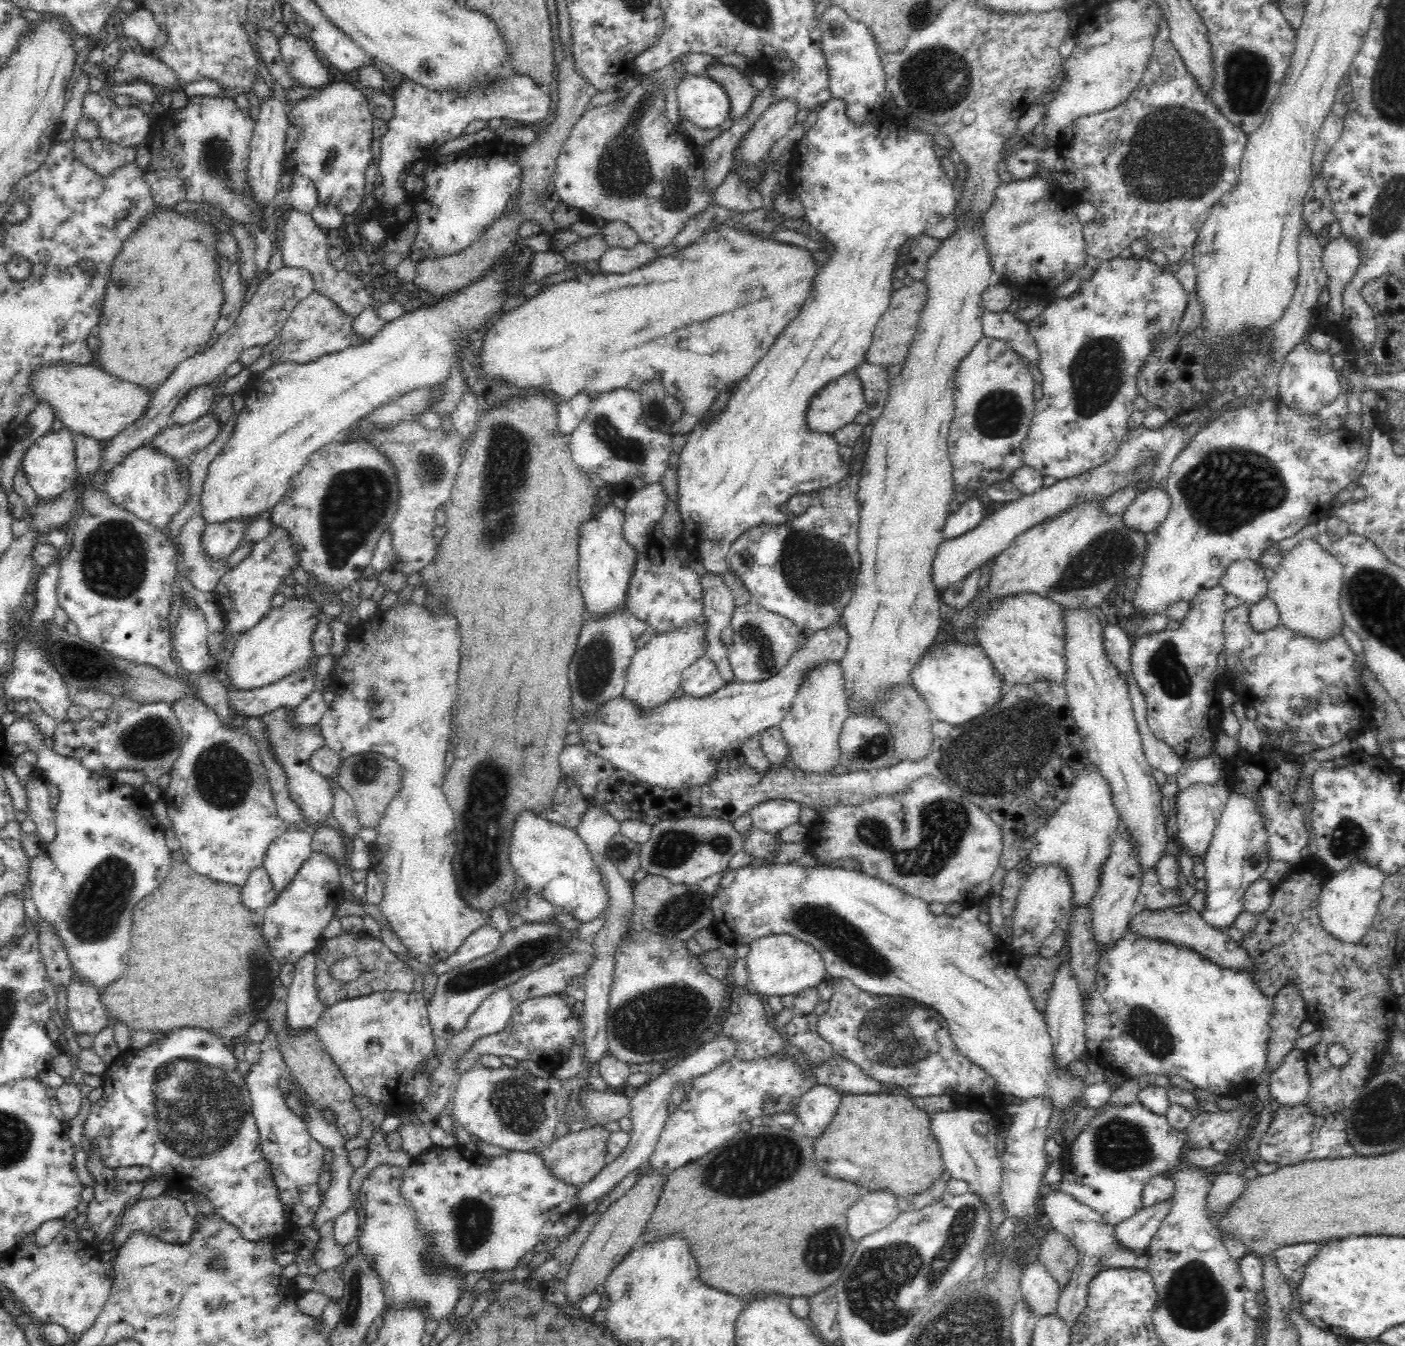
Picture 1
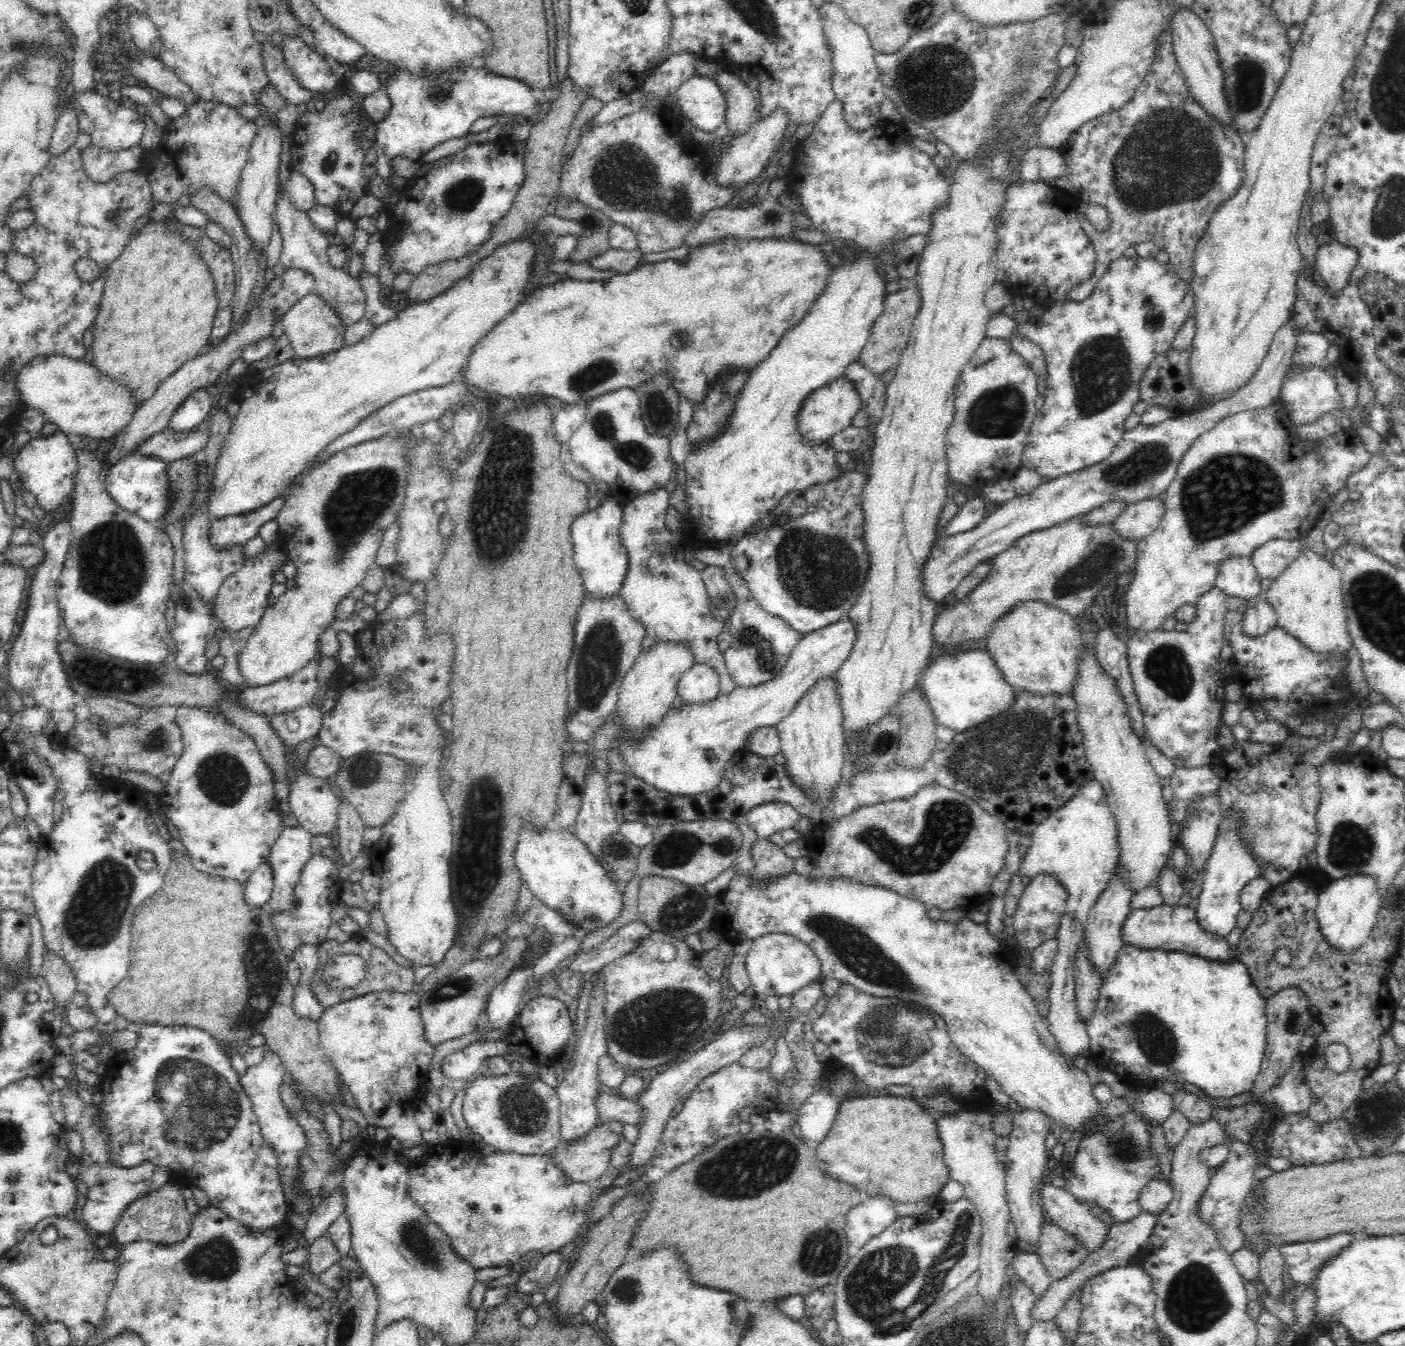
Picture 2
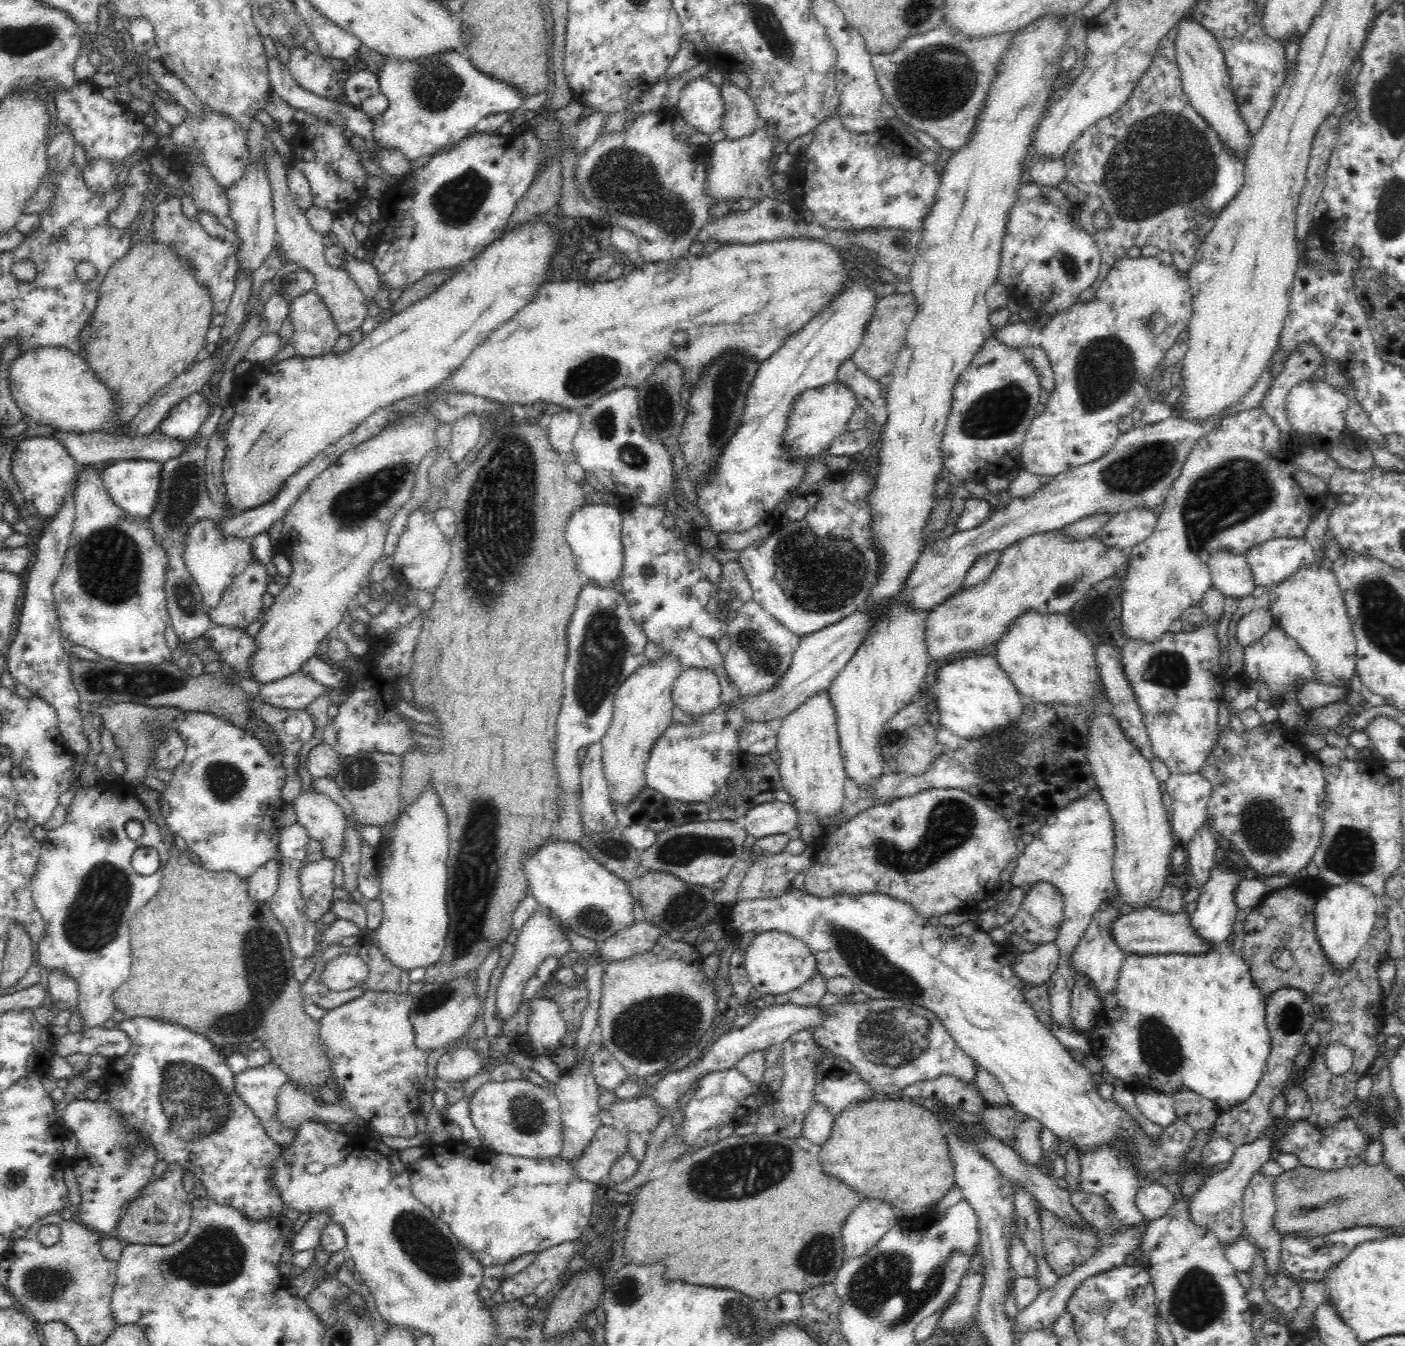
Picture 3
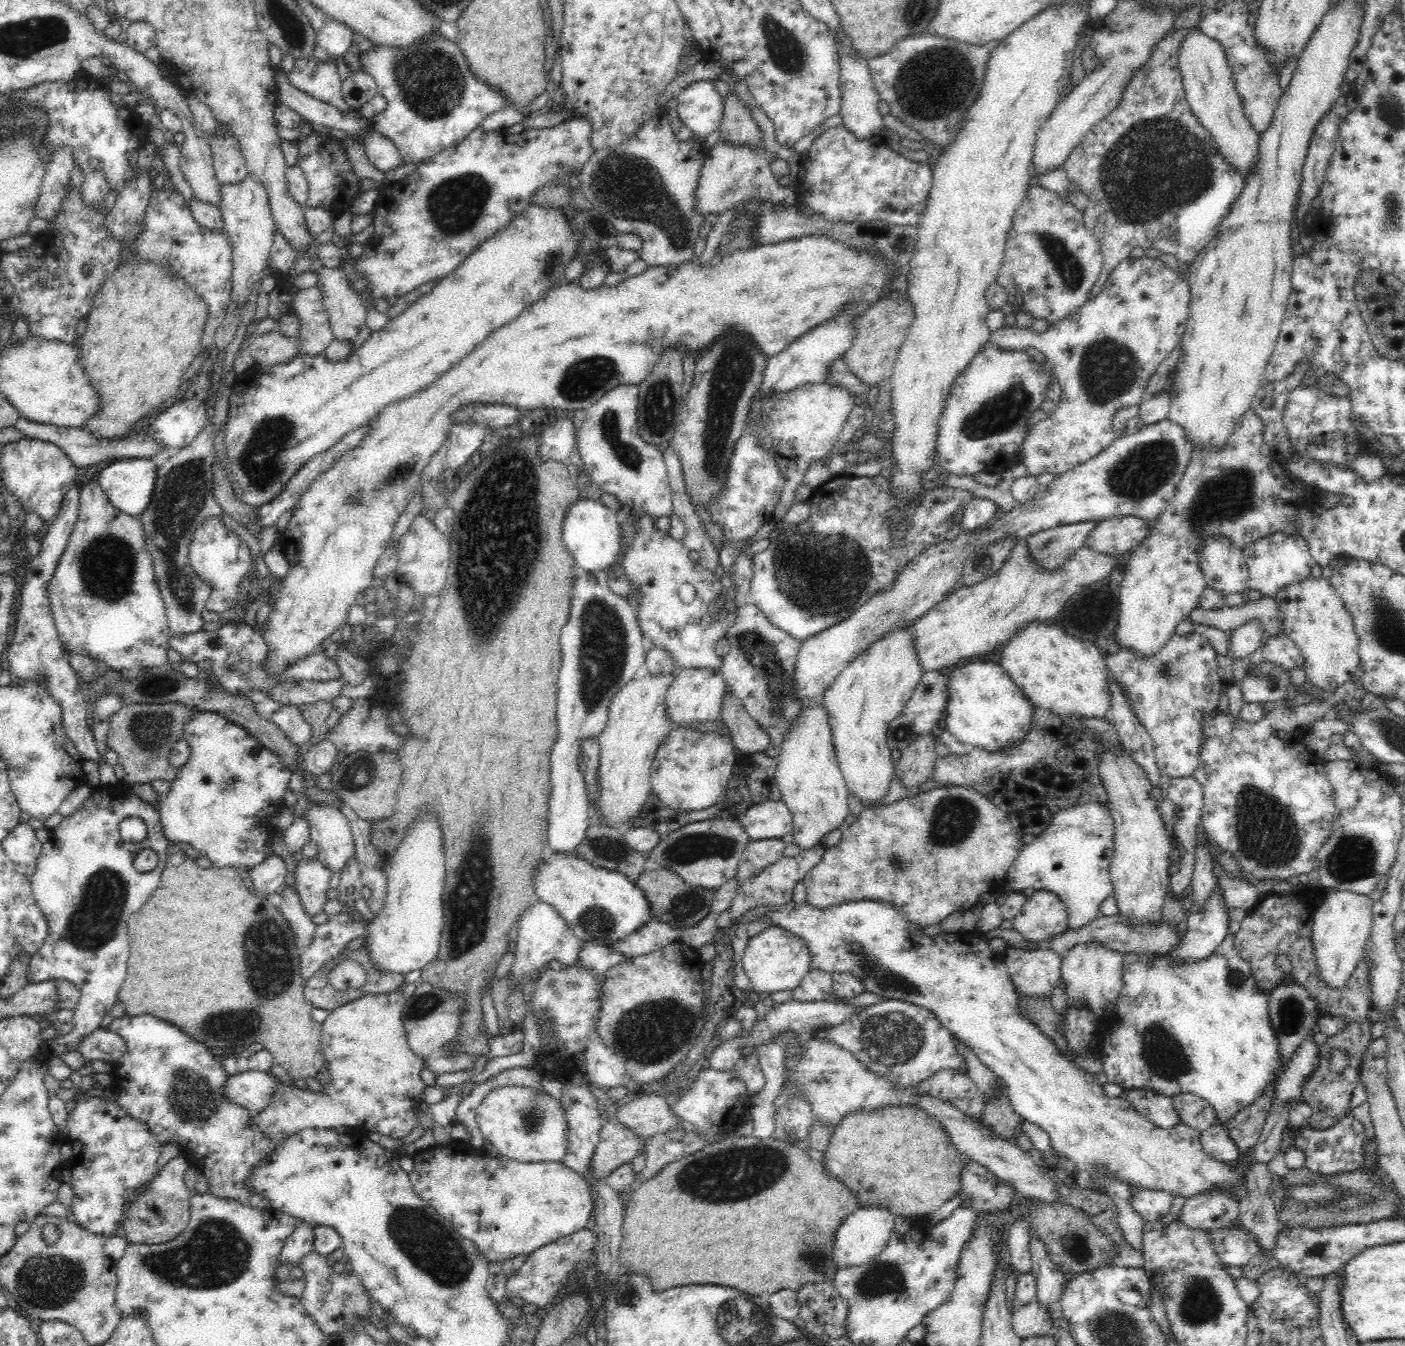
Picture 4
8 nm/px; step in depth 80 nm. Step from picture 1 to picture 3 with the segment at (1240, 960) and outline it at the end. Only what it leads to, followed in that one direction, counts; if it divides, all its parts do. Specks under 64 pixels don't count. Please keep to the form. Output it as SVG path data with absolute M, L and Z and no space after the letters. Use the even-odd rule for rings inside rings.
M1142 909L1141 911L1132 911L1129 914L1119 916L1116 920L1112 920L1110 927L1110 937L1114 939L1114 943L1125 952L1134 956L1156 956L1163 954L1206 954L1211 949L1219 947L1208 945L1206 941L1202 941L1196 931L1190 927L1188 921L1189 914L1185 911L1177 912L1170 915L1162 911L1162 909Z

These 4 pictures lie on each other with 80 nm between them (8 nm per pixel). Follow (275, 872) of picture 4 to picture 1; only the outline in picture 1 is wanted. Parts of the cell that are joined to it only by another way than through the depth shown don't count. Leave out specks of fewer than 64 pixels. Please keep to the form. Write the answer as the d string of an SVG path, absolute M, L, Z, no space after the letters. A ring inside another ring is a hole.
M258 866L249 874L246 884L241 887L241 901L246 908L263 911L274 900L273 884L267 870Z

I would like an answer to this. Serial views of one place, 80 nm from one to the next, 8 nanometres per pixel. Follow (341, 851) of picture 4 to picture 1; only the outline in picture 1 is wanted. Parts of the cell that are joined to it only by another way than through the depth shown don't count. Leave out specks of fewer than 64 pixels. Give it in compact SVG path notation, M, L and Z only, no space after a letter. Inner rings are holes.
M276 710L272 714L262 717L265 728L268 729L268 741L270 747L274 749L277 759L285 768L288 777L290 799L298 806L305 819L304 826L311 830L318 830L322 827L333 824L333 792L332 779L322 776L312 771L310 767L310 755L317 749L325 746L319 725L304 727L304 730L293 730L290 723L286 723L291 716L291 710Z

